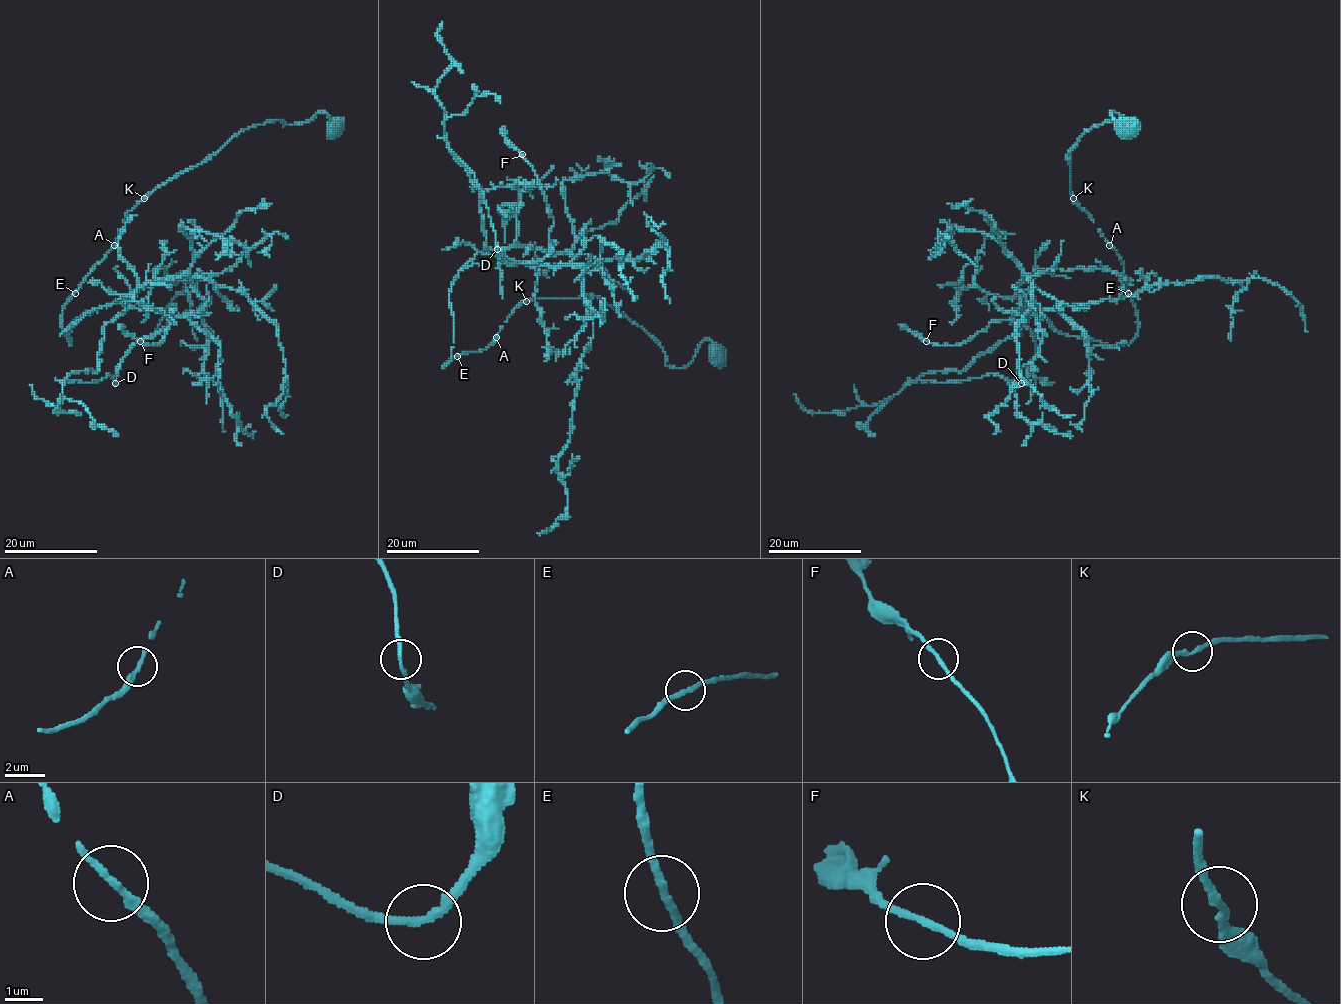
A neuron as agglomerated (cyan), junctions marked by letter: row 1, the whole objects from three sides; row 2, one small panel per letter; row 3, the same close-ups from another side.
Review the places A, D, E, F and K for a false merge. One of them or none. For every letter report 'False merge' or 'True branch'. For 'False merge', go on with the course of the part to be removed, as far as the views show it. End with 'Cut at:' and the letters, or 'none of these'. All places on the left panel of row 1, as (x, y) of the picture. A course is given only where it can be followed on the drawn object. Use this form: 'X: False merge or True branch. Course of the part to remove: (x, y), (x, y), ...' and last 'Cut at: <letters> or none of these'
A: True branch
D: True branch
E: True branch
F: True branch
K: True branch
Cut at: none of these

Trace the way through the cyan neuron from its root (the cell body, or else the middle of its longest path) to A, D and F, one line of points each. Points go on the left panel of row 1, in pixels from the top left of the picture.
A: (336, 124), (319, 112), (303, 123), (273, 119), (242, 130), (142, 198), (114, 245)
D: (336, 124), (250, 126), (128, 212), (62, 313), (71, 346), (124, 305), (67, 376), (115, 383)
F: (336, 124), (250, 126), (128, 212), (62, 331), (124, 309), (67, 380), (114, 383), (171, 320), (140, 341)

